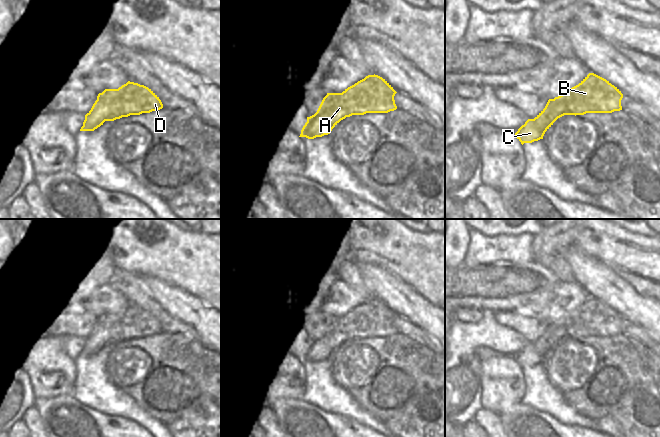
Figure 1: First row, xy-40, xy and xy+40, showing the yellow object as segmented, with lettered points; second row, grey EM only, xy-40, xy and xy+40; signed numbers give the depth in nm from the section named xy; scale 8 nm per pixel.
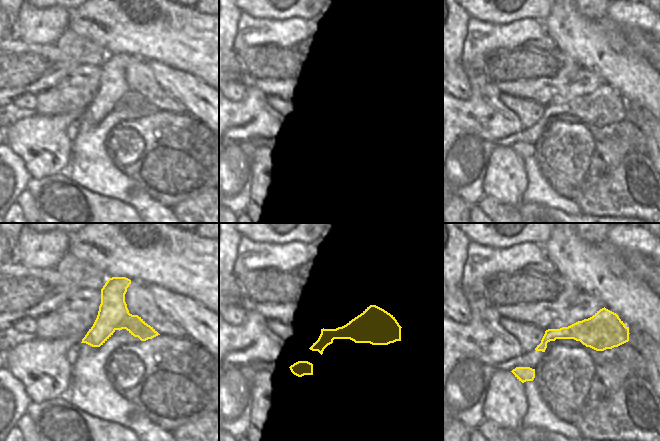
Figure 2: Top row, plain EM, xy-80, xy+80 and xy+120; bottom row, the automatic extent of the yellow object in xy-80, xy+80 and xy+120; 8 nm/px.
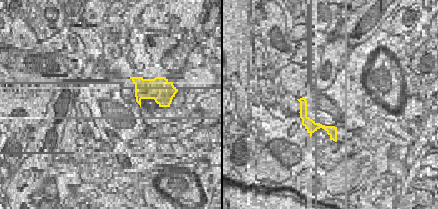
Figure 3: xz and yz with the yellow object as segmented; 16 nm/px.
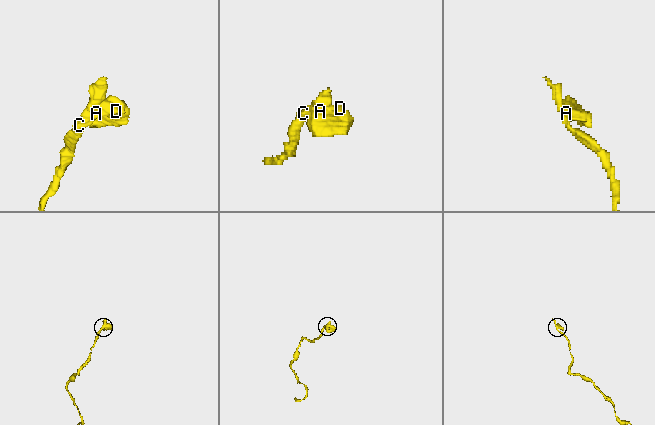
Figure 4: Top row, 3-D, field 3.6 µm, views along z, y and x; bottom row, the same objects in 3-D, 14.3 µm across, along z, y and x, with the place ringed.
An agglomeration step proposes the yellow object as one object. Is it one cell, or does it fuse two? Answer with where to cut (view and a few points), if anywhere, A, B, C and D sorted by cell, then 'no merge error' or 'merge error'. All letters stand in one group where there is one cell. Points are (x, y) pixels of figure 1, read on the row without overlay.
cut in xy-40 along (130, 306), (111, 328), (111, 335), (105, 344); A B D / C; merge error

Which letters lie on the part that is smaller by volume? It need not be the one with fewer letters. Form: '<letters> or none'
A, B, D

